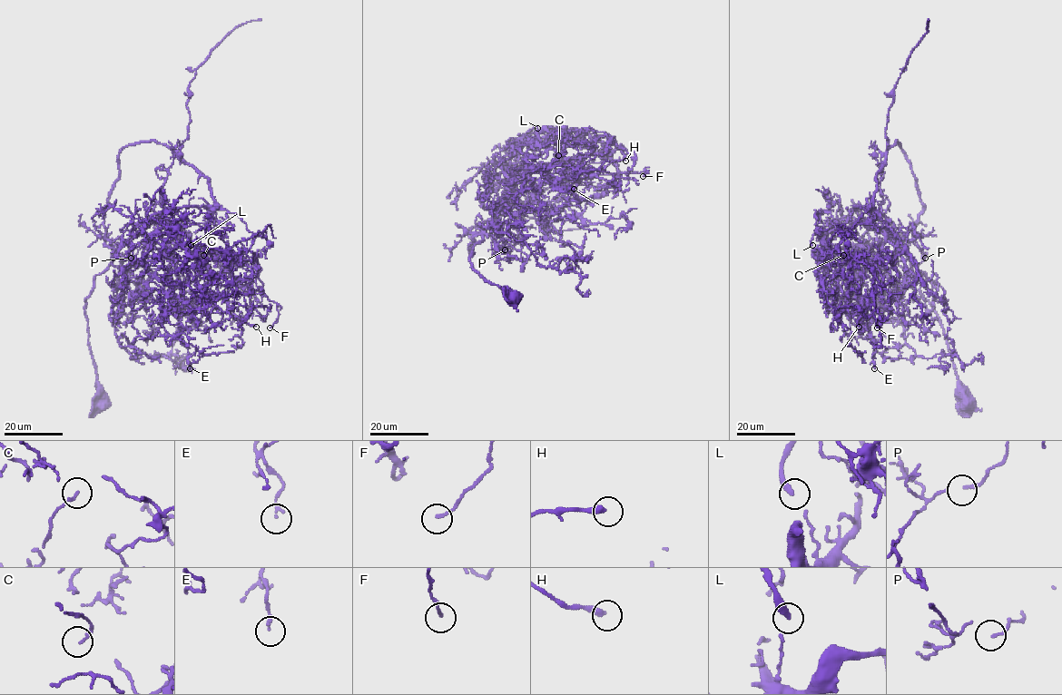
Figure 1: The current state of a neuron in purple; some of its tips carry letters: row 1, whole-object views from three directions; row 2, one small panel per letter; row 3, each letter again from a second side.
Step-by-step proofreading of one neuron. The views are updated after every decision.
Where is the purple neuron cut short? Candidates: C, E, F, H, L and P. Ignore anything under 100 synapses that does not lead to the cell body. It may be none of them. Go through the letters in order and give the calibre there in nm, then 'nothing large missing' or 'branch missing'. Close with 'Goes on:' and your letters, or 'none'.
C: calibre 130 nm; nothing large missing
E: calibre 140 nm; nothing large missing
F: calibre 150 nm; nothing large missing
H: calibre 320 nm; nothing large missing
L: calibre 320 nm; nothing large missing
P: calibre 90 nm; nothing large missing
Goes on: none

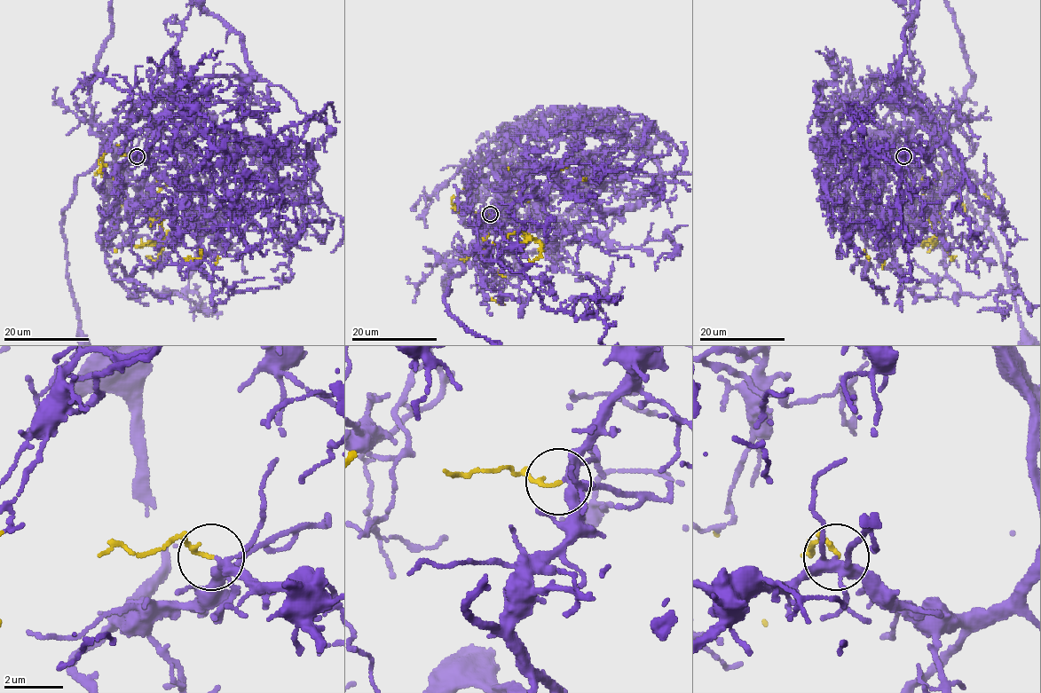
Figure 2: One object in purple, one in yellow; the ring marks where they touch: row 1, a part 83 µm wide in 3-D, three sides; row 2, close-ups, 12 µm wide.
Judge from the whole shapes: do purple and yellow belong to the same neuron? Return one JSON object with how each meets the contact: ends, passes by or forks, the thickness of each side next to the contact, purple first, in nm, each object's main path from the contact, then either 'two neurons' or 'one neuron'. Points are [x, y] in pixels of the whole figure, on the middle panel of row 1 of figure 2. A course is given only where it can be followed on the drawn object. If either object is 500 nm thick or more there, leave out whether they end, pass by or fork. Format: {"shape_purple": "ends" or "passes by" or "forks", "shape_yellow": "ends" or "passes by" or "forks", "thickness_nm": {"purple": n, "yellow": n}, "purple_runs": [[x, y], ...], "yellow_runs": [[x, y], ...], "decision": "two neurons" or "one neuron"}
{"shape_purple": "forks", "shape_yellow": "ends", "thickness_nm": {"purple": 300, "yellow": 130}, "purple_runs": [[490, 214], [483, 239], [489, 245], [473, 246], [444, 298], [466, 328]], "yellow_runs": [[490, 214], [524, 230], [527, 241], [527, 236], [537, 240], [524, 232], [528, 202], [583, 181], [585, 177]], "decision": "two neurons"}

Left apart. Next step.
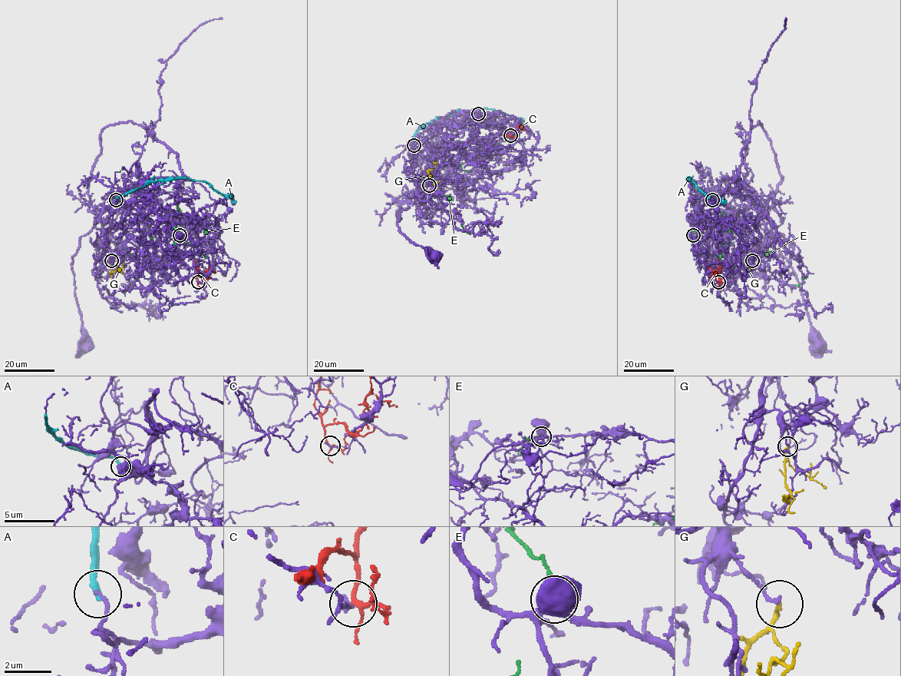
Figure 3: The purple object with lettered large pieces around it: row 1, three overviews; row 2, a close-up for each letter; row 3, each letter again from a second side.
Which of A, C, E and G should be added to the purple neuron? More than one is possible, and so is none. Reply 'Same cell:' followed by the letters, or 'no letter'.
Same cell: no letter

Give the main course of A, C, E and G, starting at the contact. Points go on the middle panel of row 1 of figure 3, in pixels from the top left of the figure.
A: (414, 145), (414, 134), (426, 124), (458, 111), (481, 107), (494, 109), (520, 120), (530, 135)
C: (510, 135), (508, 135), (517, 128), (516, 125), (520, 125), (524, 130)
E: (477, 114), (473, 117), (452, 159), (446, 195), (463, 170), (461, 164), (490, 143), (497, 145), (513, 135)
G: (428, 186), (430, 177), (427, 171), (436, 166), (437, 163), (433, 161)

